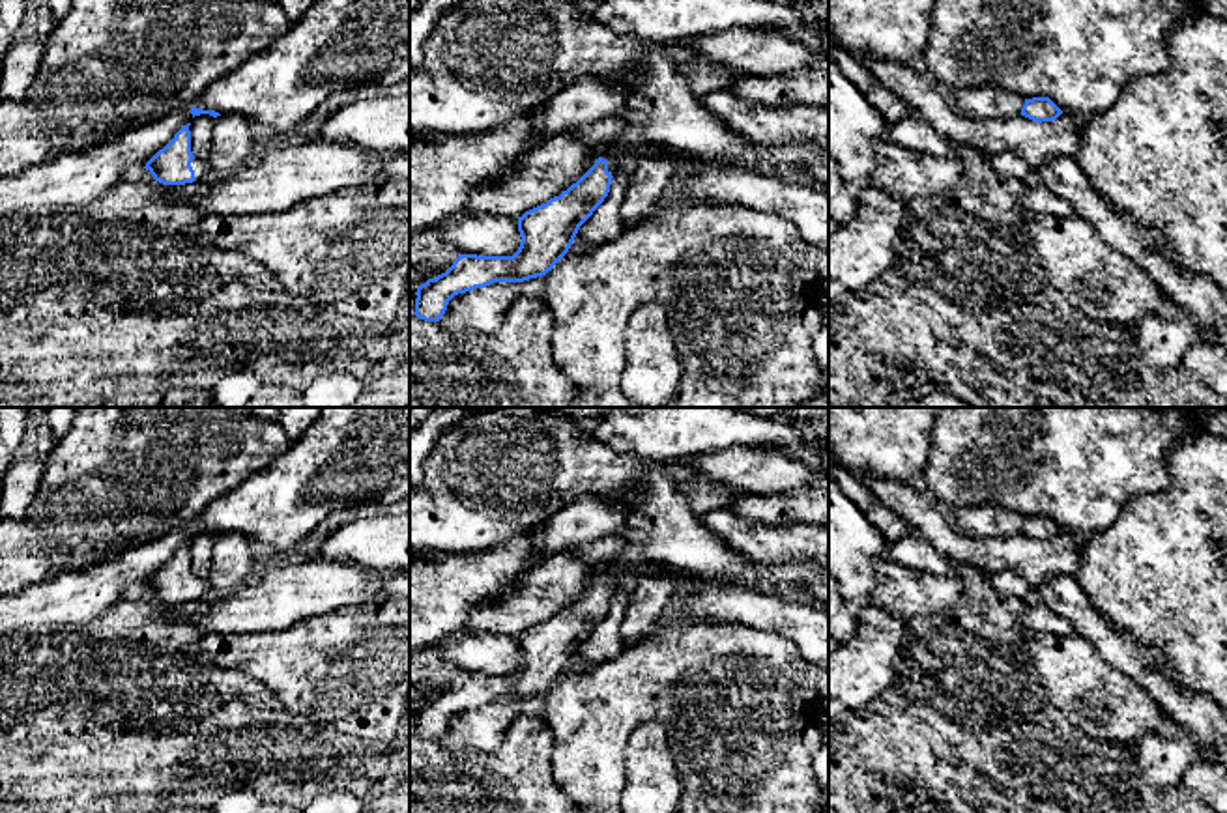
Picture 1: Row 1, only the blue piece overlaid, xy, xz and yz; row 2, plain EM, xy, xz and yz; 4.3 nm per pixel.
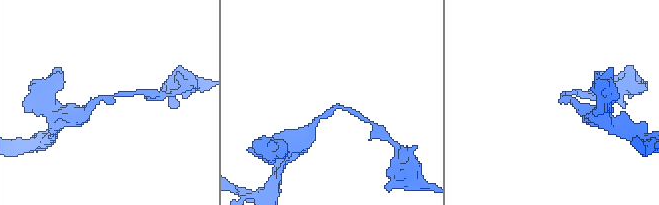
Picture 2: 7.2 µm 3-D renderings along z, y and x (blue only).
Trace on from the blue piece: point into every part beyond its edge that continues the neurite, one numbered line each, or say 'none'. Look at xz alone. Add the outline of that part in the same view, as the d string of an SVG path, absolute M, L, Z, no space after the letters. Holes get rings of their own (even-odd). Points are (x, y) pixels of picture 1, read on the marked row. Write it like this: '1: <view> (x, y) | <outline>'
1: xz (636, 146) | M632 136L628 140L627 153L621 159L610 159L608 161L608 172L612 176L615 176L619 170L632 174L636 170L638 159L645 153L647 153L645 142L638 136Z

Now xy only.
1: xy (201, 167) | M195 157L191 166L195 170L196 181L206 181L213 174L213 168L209 166L208 159L196 159Z

